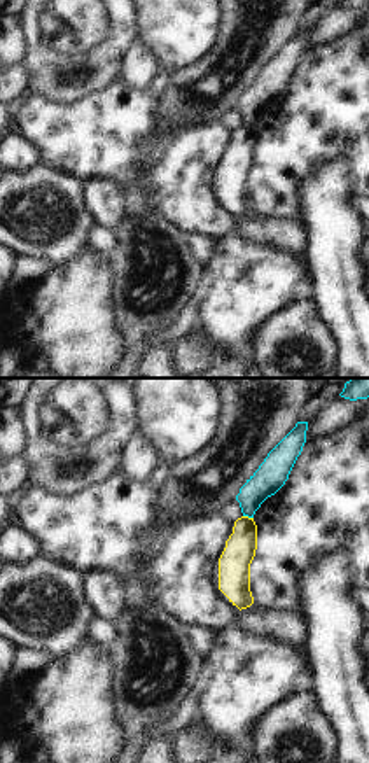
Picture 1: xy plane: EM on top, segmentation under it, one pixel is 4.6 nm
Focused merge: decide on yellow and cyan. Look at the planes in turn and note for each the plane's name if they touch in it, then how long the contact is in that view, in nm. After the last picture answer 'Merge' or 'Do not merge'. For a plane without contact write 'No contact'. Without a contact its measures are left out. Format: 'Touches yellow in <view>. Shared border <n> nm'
Touches yellow in xy. Shared border 50 nm.

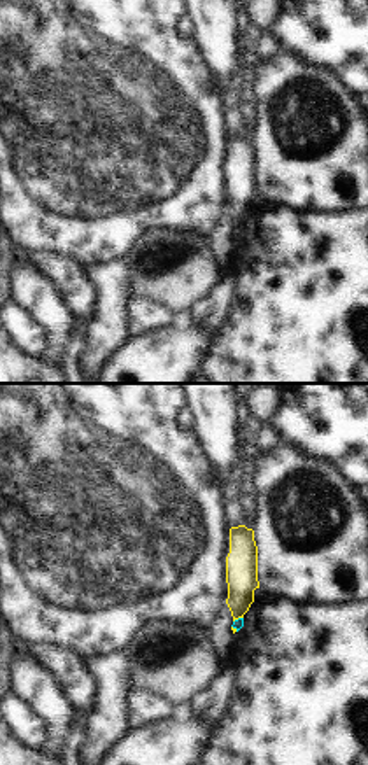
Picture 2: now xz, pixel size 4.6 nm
Touches yellow in xz. Shared border 50 nm.

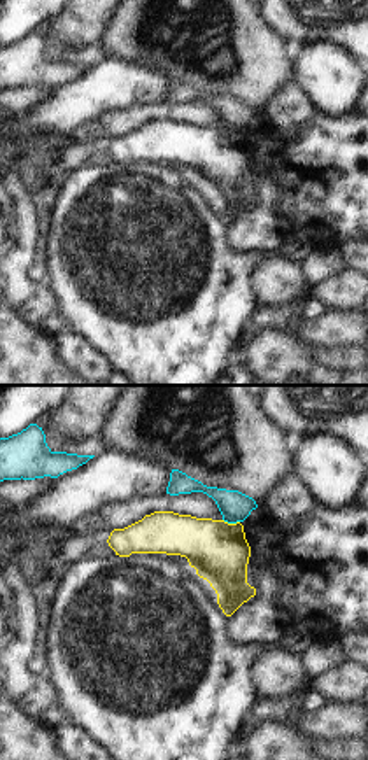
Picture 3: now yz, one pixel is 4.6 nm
Touches yellow in yz. Shared border 80 nm.

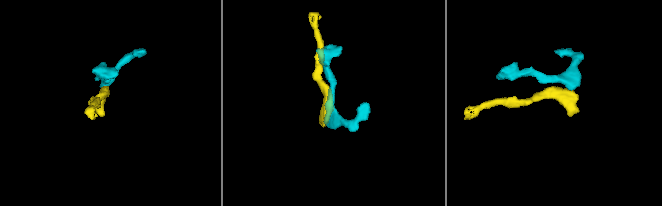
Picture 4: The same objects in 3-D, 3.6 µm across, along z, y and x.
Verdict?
Do not merge.

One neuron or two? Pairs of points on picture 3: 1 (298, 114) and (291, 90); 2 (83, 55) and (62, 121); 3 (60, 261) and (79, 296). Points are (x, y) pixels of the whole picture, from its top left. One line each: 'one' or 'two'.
1: one
2: two
3: one

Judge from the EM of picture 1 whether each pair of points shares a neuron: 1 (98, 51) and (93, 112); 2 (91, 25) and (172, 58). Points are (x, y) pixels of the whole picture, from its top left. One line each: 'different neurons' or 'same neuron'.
1: different neurons
2: different neurons

